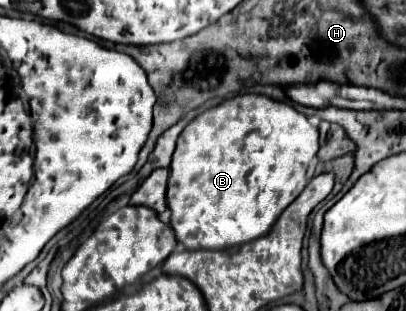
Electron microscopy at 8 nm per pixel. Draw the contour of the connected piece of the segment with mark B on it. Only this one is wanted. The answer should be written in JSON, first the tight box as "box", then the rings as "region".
{"box":[167,94,317,250],"region":[[[245,94],[205,110],[185,126],[169,166],[167,204],[171,208],[171,228],[177,242],[189,250],[221,250],[265,236],[281,212],[307,186],[307,166],[317,150],[317,128],[291,104],[261,94]]]}

